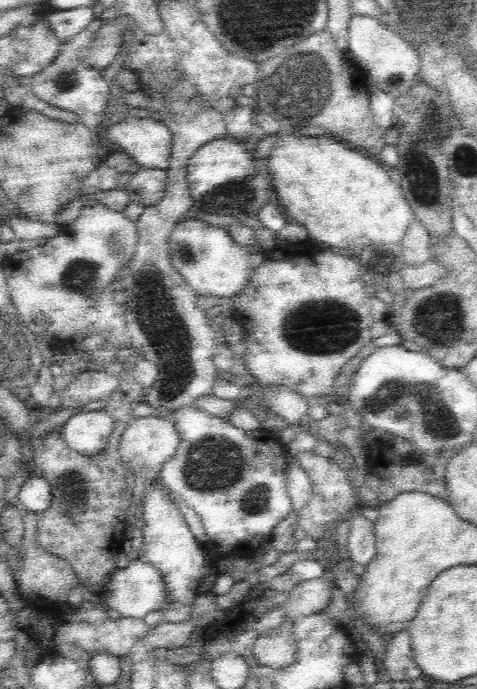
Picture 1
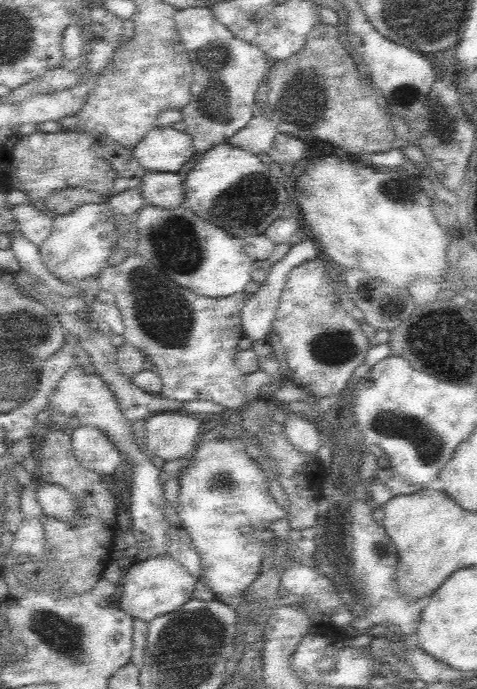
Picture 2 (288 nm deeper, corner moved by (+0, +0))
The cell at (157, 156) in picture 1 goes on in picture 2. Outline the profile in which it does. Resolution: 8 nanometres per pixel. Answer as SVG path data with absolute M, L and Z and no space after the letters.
M156 126L138 142L134 158L148 172L174 172L184 174L194 160L194 144L186 132Z

